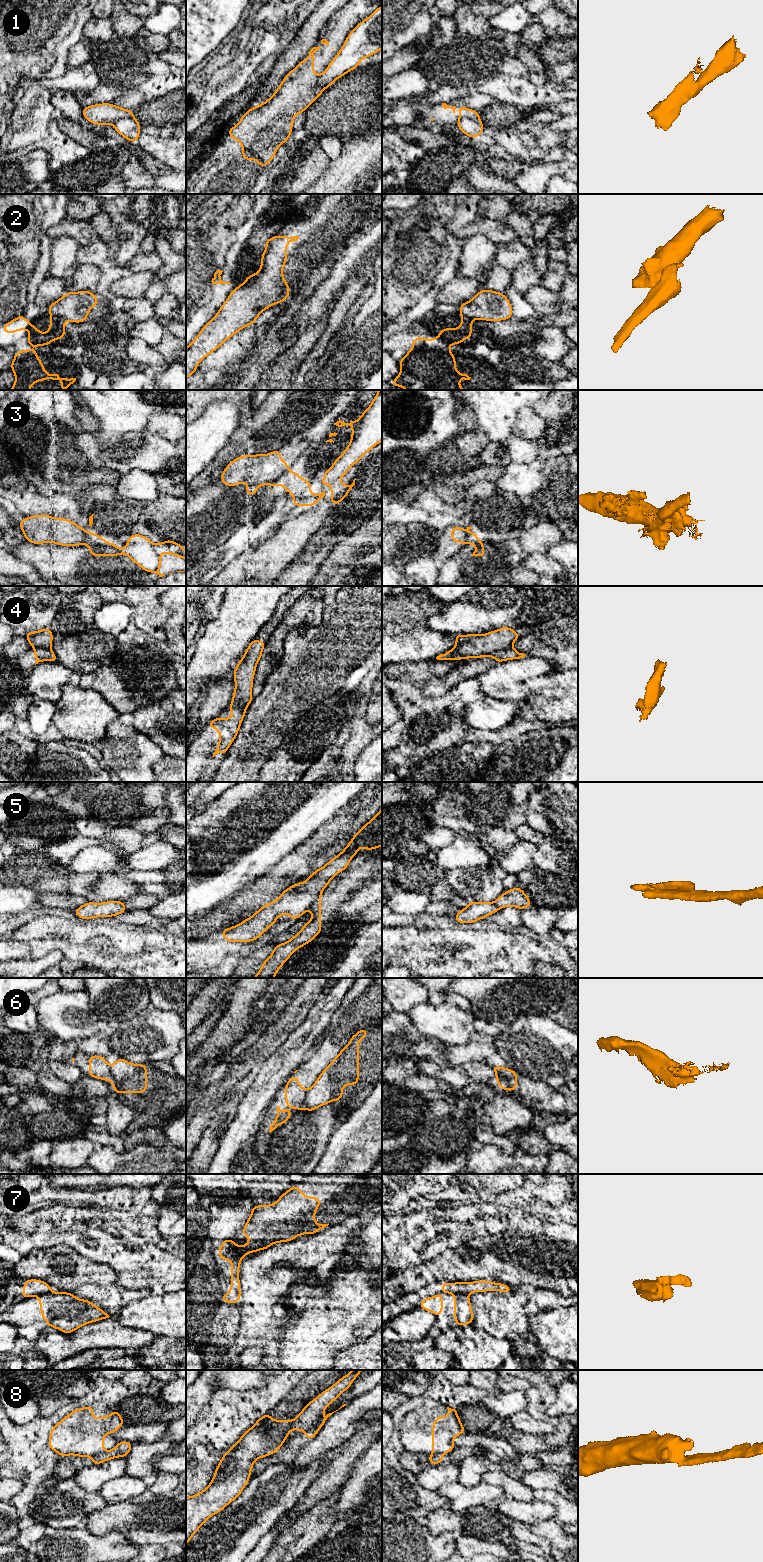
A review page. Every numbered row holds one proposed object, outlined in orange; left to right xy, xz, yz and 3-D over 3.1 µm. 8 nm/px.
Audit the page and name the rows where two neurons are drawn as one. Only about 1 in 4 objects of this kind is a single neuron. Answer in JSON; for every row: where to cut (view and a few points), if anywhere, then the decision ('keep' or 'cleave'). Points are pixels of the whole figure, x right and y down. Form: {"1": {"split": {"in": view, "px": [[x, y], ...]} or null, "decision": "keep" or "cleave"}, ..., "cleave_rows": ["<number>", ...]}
{"1": {"split": {"in": "yz", "px": [[479, 118], [459, 119]]}, "decision": "cleave"}, "2": {"split": {"in": "xy", "px": [[51, 315], [61, 317], [64, 320]]}, "decision": "cleave"}, "3": {"split": {"in": "xz", "px": [[286, 470], [268, 483]]}, "decision": "cleave"}, "4": {"split": {"in": "yz", "px": [[510, 645], [498, 649], [490, 655]]}, "decision": "cleave"}, "5": {"split": {"in": "xz", "px": [[320, 894], [307, 909]]}, "decision": "cleave"}, "6": {"split": {"in": "xz", "px": [[307, 1090], [303, 1107]]}, "decision": "cleave"}, "7": {"split": {"in": "yz", "px": [[453, 1294], [460, 1293], [465, 1295]]}, "decision": "cleave"}, "8": {"split": {"in": "xy", "px": [[103, 1451], [91, 1456]]}, "decision": "cleave"}, "cleave_rows": ["1", "2", "3", "4", "5", "6", "7", "8"]}

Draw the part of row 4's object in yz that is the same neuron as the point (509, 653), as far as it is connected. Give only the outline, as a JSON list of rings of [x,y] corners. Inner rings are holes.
[[[510,646],[508,648],[496,651],[491,656],[495,659],[496,663],[500,663],[507,660],[520,659],[526,655],[518,652],[516,649]]]

